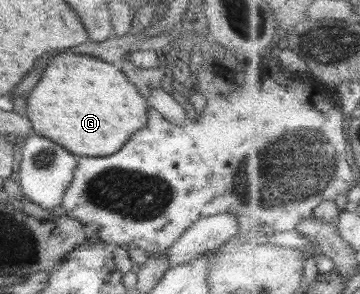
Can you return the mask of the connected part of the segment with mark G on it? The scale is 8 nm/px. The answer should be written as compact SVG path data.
M57 54L45 66L37 86L26 96L26 114L31 125L31 132L53 140L54 144L61 146L67 153L75 157L103 157L103 154L115 154L119 146L131 138L135 130L146 126L146 99L137 94L135 86L127 82L127 78L115 68L116 64L99 62L79 54Z

